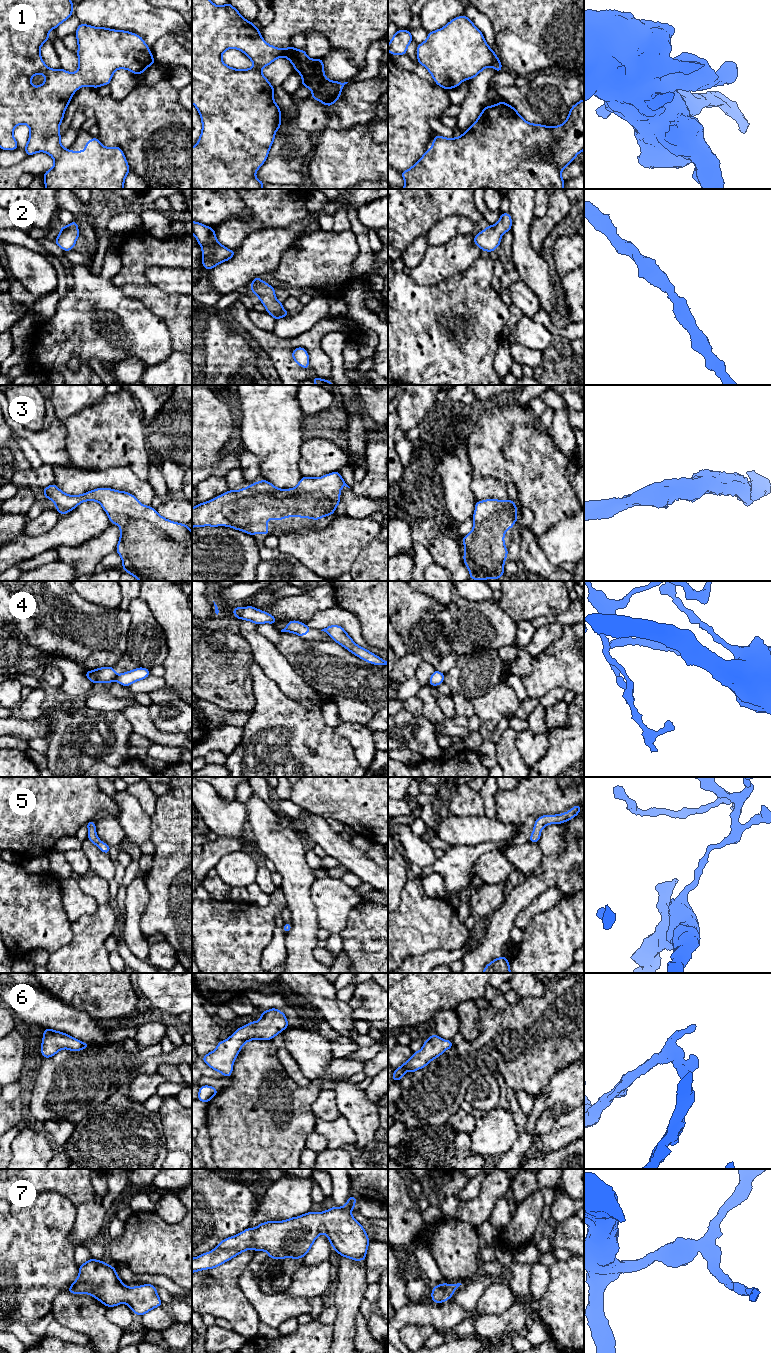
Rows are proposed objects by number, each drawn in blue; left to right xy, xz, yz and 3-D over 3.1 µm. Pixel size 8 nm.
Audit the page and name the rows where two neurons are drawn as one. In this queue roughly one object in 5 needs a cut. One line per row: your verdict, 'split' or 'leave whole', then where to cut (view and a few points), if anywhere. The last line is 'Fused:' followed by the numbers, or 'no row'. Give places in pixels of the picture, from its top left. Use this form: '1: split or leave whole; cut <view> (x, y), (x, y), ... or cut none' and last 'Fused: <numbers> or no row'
1: leave whole; cut none
2: leave whole; cut none
3: leave whole; cut none
4: split; cut xy (118, 675), (114, 680)
5: leave whole; cut none
6: leave whole; cut none
7: leave whole; cut none
Fused: 4

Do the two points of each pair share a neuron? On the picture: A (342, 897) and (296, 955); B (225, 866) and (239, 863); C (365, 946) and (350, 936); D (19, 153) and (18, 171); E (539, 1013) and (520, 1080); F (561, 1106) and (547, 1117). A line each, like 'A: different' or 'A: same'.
A: different
B: same
C: same
D: different
E: same
F: different

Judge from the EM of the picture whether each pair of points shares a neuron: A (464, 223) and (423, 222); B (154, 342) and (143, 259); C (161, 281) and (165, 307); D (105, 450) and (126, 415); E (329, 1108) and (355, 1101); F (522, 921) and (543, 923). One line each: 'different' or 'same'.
A: different
B: different
C: different
D: same
E: different
F: different

